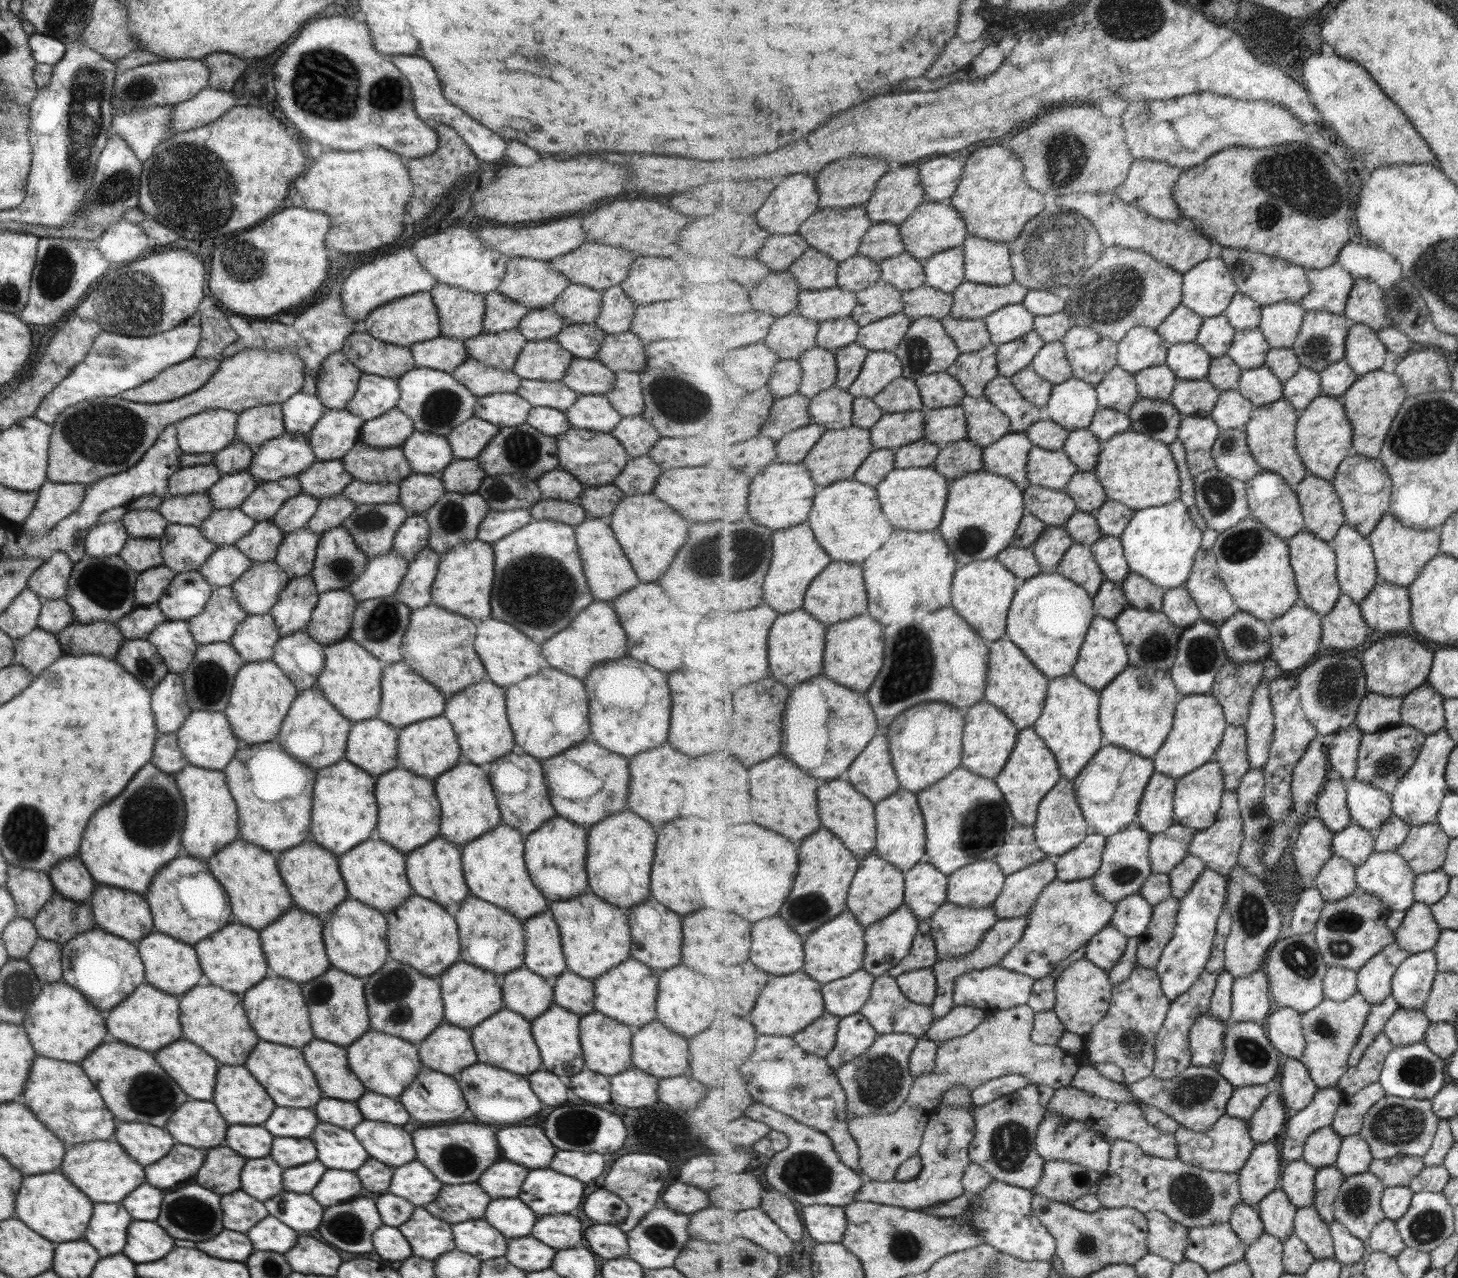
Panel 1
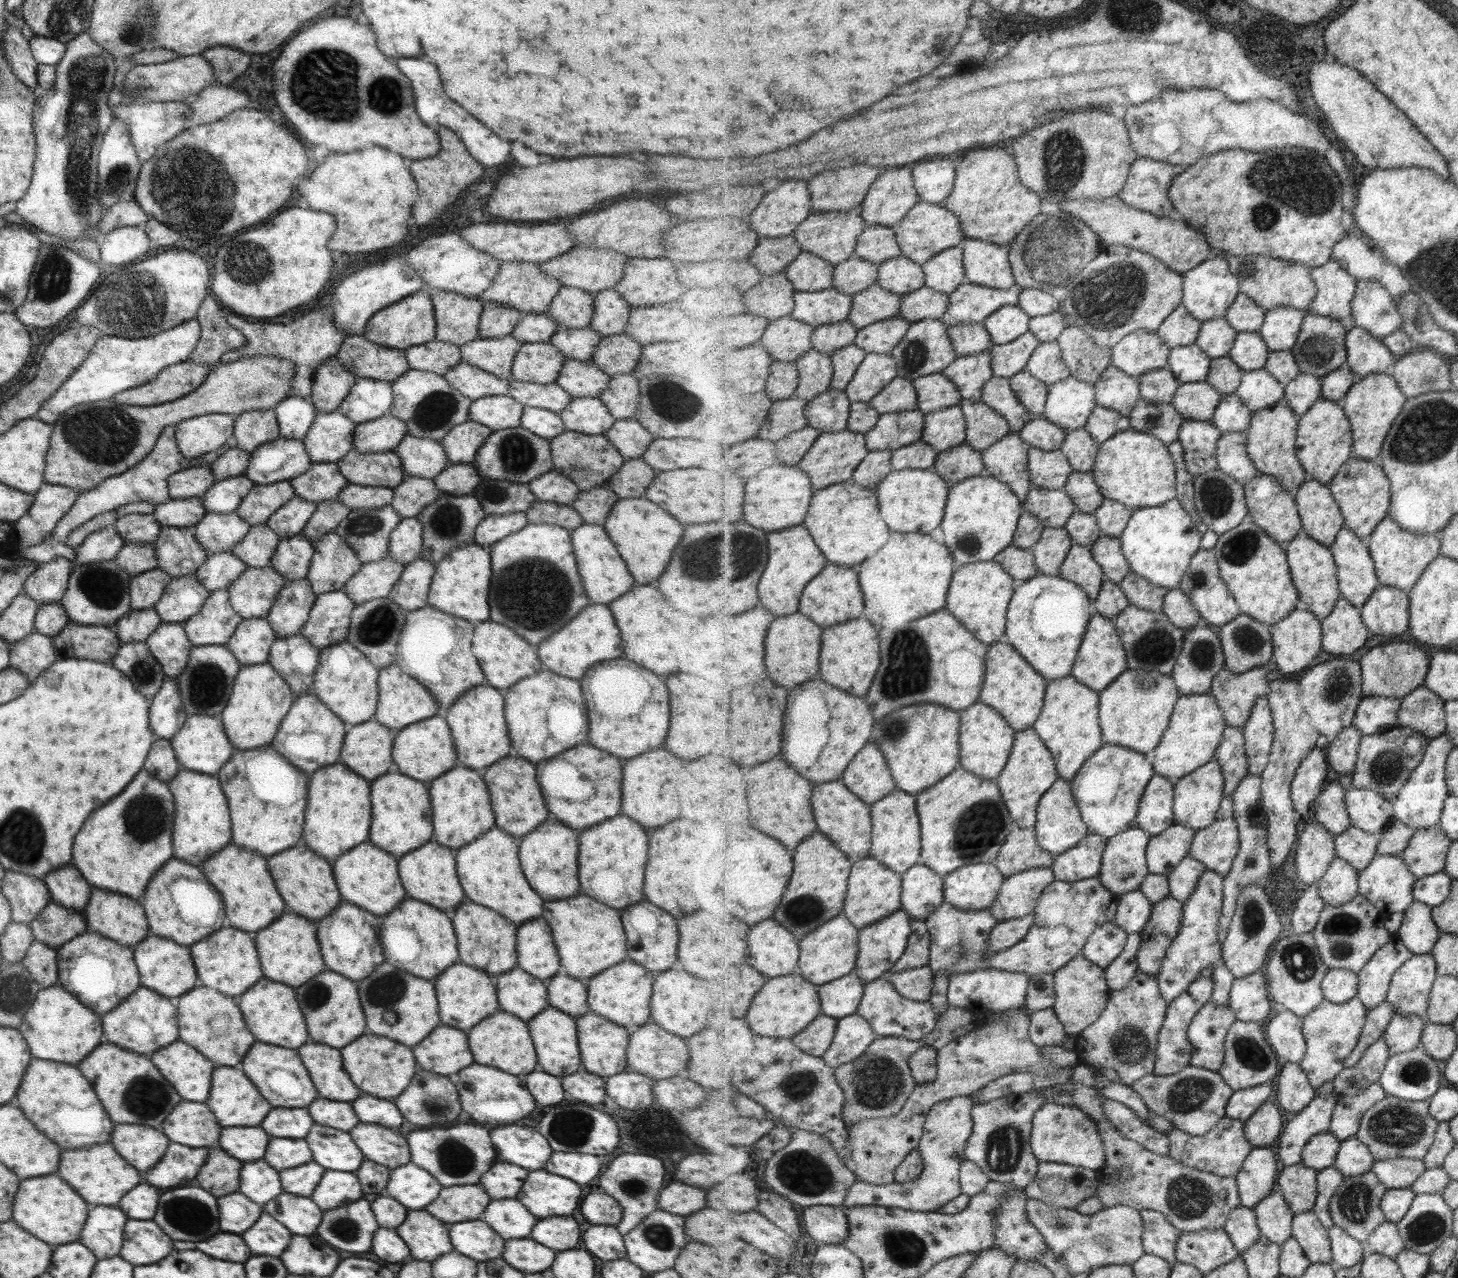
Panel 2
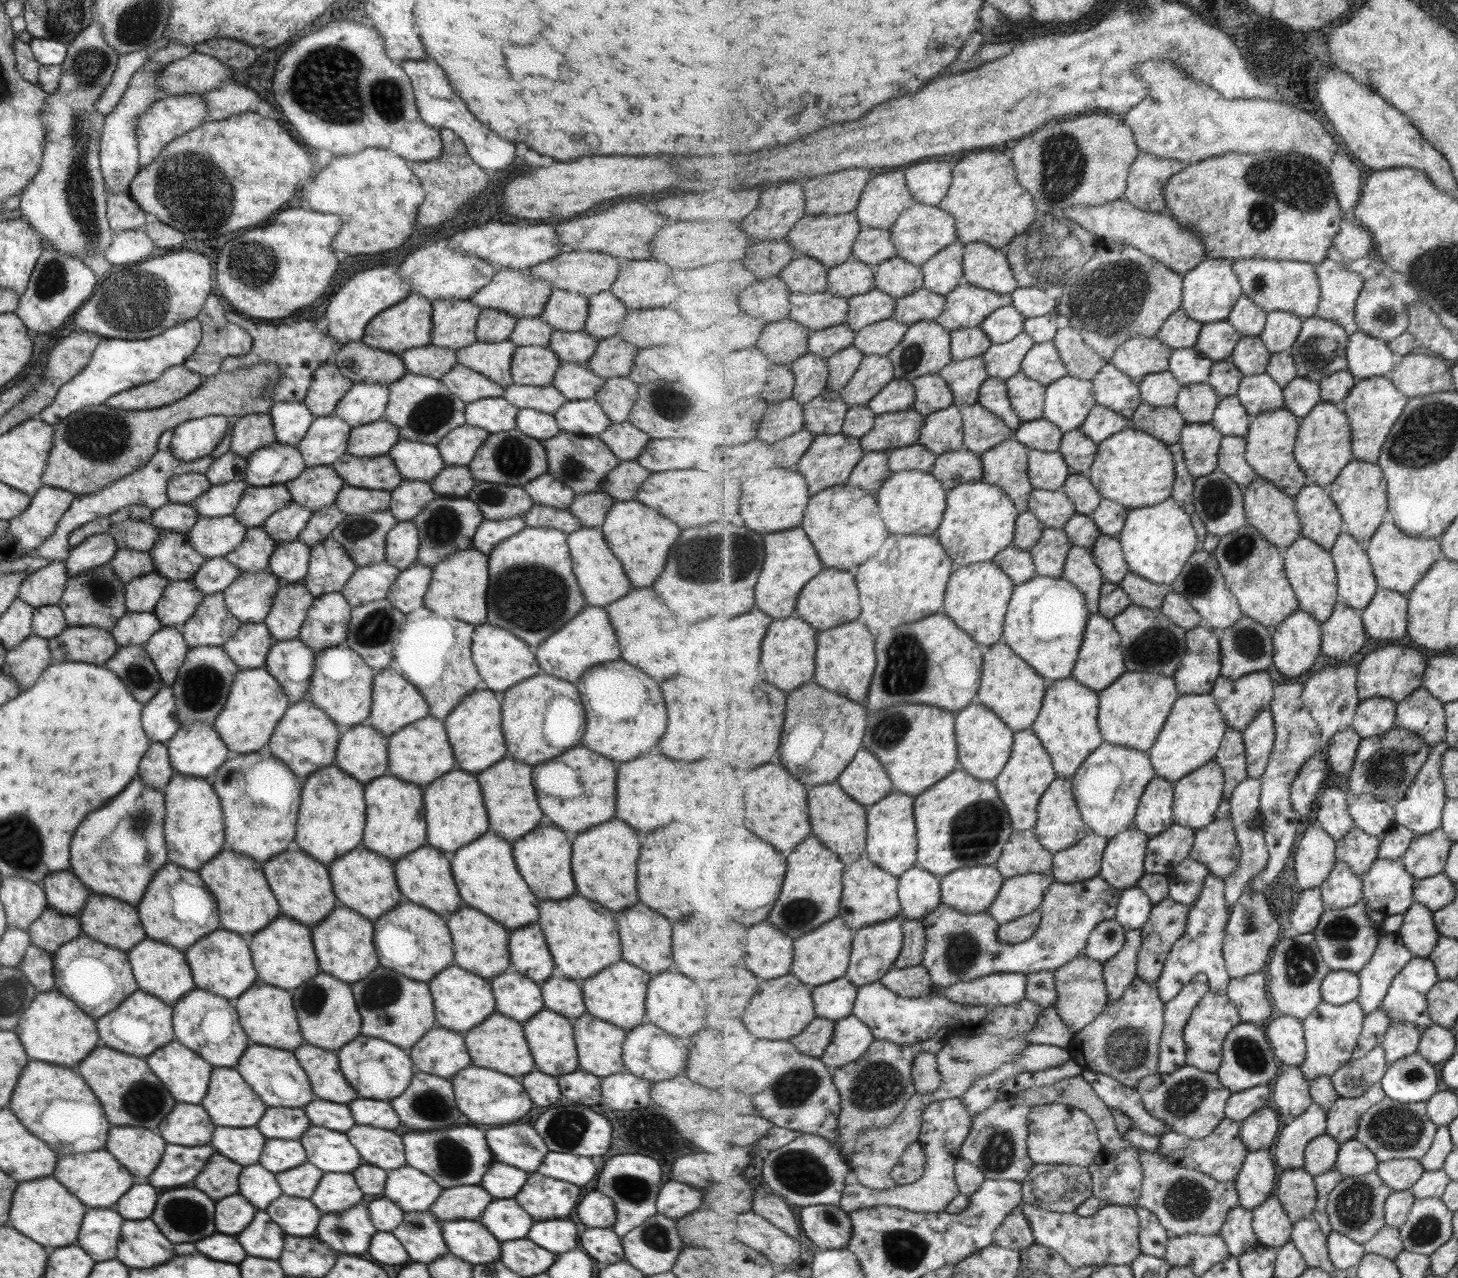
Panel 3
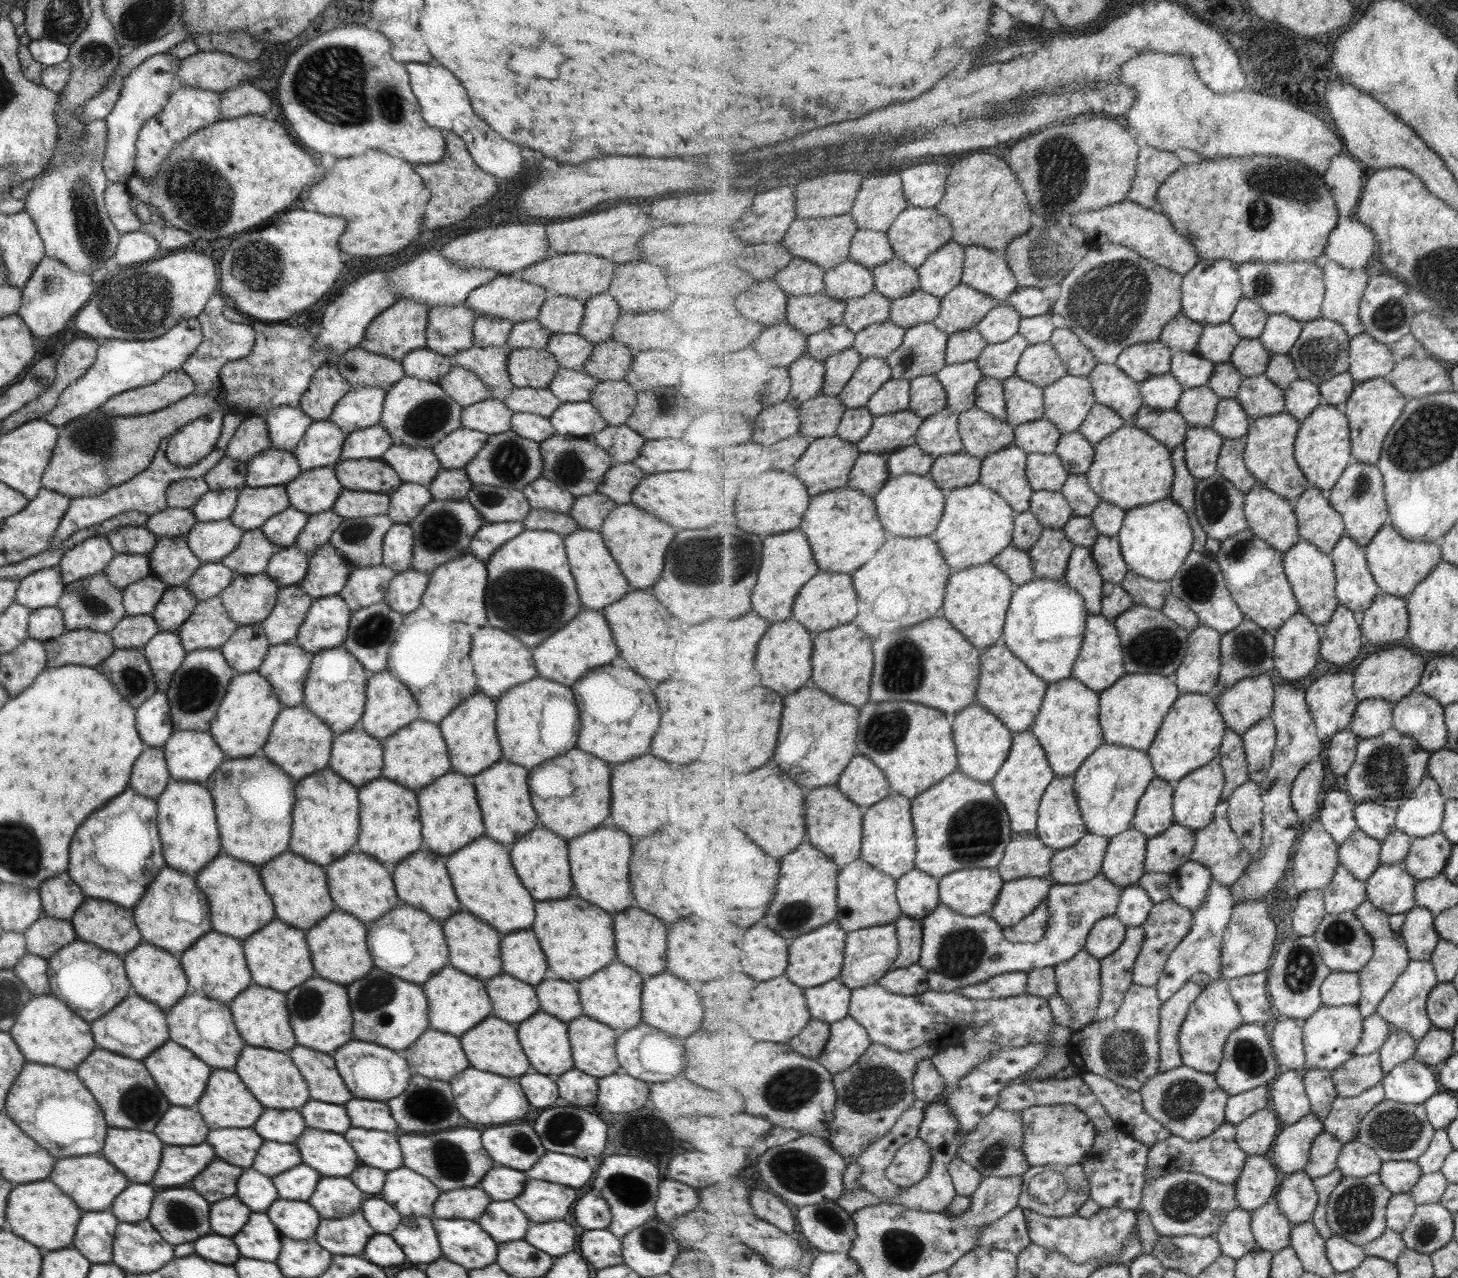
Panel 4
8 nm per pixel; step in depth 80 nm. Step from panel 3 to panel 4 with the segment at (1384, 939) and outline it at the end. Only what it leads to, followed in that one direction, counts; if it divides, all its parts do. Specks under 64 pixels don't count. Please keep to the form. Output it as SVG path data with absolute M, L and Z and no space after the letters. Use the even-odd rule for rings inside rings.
M1367 899L1358 908L1357 915L1362 919L1364 926L1369 930L1370 935L1374 939L1374 956L1358 972L1360 982L1362 983L1362 997L1357 1005L1359 1010L1362 1011L1364 1018L1367 1018L1369 1015L1376 1013L1381 1001L1394 988L1398 978L1407 970L1412 958L1410 957L1410 951L1406 947L1402 933L1400 931L1394 931L1391 928L1390 914L1383 912Z

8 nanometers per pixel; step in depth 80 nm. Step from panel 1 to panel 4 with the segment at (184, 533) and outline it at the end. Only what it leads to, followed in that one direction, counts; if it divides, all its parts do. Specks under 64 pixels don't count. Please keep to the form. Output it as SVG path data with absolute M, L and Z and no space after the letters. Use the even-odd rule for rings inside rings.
M183 536L159 538L147 557L151 576L171 588L187 584L200 565Z

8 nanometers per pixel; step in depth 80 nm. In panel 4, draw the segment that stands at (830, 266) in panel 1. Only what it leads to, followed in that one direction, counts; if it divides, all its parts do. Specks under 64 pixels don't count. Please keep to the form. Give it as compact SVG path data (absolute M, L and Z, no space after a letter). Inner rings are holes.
M794 257L773 279L789 296L815 295L826 289L826 270L805 258Z

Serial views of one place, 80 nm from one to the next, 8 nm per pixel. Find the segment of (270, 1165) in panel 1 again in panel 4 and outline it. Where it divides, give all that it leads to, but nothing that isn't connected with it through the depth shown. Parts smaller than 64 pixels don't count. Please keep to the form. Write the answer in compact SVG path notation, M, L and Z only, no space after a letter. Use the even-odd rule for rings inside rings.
M249 1167L237 1178L235 1197L251 1213L264 1213L277 1199L277 1190L270 1178Z

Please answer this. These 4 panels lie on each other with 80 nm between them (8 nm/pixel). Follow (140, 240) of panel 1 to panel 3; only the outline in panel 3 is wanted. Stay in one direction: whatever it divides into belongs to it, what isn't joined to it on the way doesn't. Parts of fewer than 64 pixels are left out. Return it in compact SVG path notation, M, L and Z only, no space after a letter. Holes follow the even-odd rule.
M143 229L117 232L112 245L103 253L109 264L141 262L151 258L154 245Z

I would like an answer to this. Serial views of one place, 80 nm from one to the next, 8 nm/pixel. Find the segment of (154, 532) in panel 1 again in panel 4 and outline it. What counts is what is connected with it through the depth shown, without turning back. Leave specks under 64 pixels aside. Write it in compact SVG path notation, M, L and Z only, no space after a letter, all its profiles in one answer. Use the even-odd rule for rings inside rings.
M120 526L107 534L109 546L119 554L148 555L156 546L157 538L144 526Z

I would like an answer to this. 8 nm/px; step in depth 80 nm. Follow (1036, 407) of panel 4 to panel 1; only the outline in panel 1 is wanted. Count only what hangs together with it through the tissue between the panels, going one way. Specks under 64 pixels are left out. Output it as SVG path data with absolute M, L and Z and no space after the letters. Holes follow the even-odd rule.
M1029 366L1012 377L1018 391L1033 404L1045 407L1050 401L1054 384L1043 379Z

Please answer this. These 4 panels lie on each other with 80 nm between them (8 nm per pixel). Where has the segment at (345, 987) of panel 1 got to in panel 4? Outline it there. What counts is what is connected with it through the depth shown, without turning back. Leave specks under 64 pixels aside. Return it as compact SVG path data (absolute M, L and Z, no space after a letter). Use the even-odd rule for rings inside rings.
M313 976L284 993L288 1022L297 1045L331 1055L352 1039L350 1002L344 986Z

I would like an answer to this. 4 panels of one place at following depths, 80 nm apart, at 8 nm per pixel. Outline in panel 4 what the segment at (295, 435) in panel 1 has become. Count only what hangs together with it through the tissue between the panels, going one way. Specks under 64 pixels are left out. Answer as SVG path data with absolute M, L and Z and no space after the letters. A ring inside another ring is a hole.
M271 446L254 454L245 463L244 486L251 488L285 485L301 472L291 451L277 450Z

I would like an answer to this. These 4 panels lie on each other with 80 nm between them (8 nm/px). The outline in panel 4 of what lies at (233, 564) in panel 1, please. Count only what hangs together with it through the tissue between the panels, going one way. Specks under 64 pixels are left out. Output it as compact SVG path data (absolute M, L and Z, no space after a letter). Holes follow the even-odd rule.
M220 562L200 564L185 584L197 602L217 597L234 578L234 574Z

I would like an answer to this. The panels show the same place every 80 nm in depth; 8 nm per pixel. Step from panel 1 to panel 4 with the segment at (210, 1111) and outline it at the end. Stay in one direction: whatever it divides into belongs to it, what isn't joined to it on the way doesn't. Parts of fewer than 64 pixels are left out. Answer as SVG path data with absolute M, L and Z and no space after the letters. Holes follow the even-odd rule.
M170 1106L155 1124L152 1134L164 1145L195 1146L205 1140L207 1130L195 1108Z

